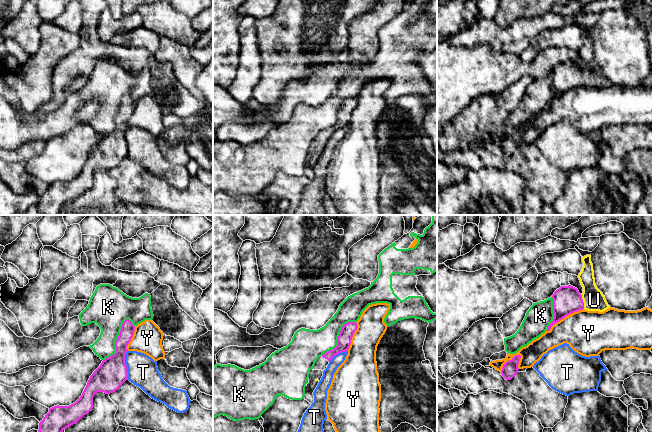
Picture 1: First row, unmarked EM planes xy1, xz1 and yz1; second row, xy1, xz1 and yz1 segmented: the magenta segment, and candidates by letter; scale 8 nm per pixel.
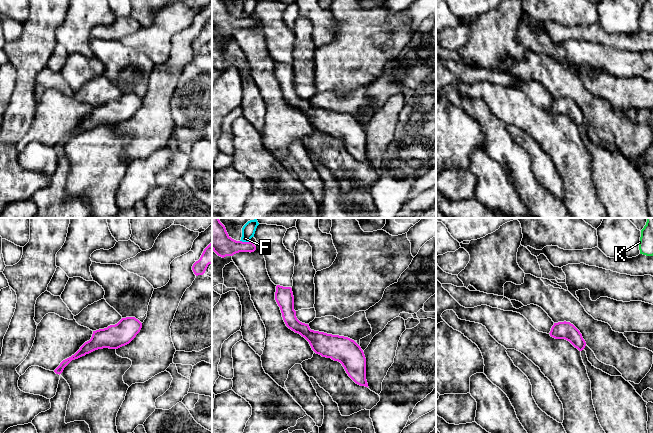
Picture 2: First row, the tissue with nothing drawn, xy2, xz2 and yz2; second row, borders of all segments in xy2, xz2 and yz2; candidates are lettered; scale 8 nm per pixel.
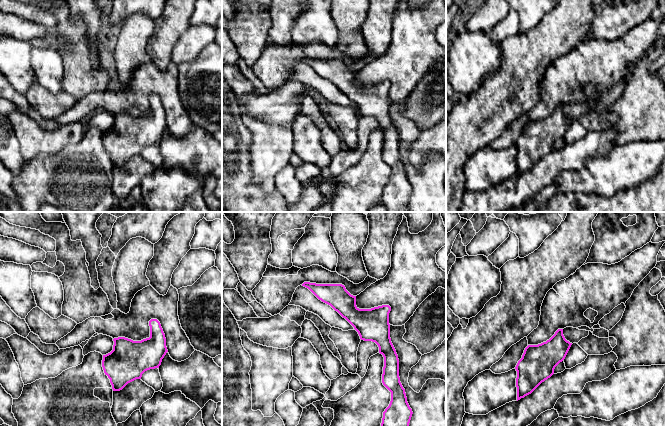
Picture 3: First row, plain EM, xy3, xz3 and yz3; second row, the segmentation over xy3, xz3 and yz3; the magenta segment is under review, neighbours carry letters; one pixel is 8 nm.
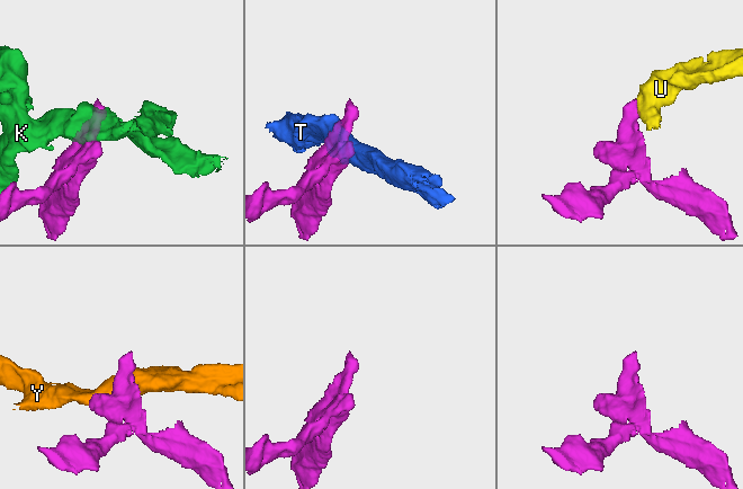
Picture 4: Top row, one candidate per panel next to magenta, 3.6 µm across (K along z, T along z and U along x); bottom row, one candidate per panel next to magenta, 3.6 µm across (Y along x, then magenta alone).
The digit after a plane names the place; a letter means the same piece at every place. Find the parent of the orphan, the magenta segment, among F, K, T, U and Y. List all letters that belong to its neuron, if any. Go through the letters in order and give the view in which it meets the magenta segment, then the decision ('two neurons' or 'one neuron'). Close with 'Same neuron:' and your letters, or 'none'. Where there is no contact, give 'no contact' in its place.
F: meets magenta in xz2; two neurons
K: meets magenta in xy1; two neurons
T: meets magenta in xy1; two neurons
U: meets magenta in yz1; one neuron
Y: meets magenta in yz1; two neurons
Same neuron: U

